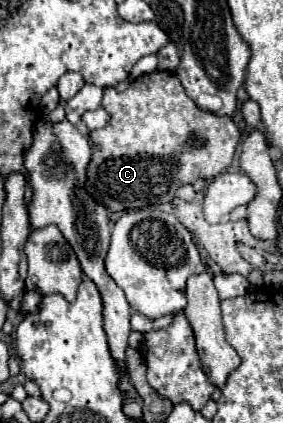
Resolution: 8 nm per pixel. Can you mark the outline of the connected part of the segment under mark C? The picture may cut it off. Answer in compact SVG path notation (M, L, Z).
M173 72L139 76L125 92L107 88L103 108L111 120L105 128L91 132L93 158L87 168L87 190L111 212L165 204L177 188L197 178L211 180L231 164L241 140L233 120L197 108Z

